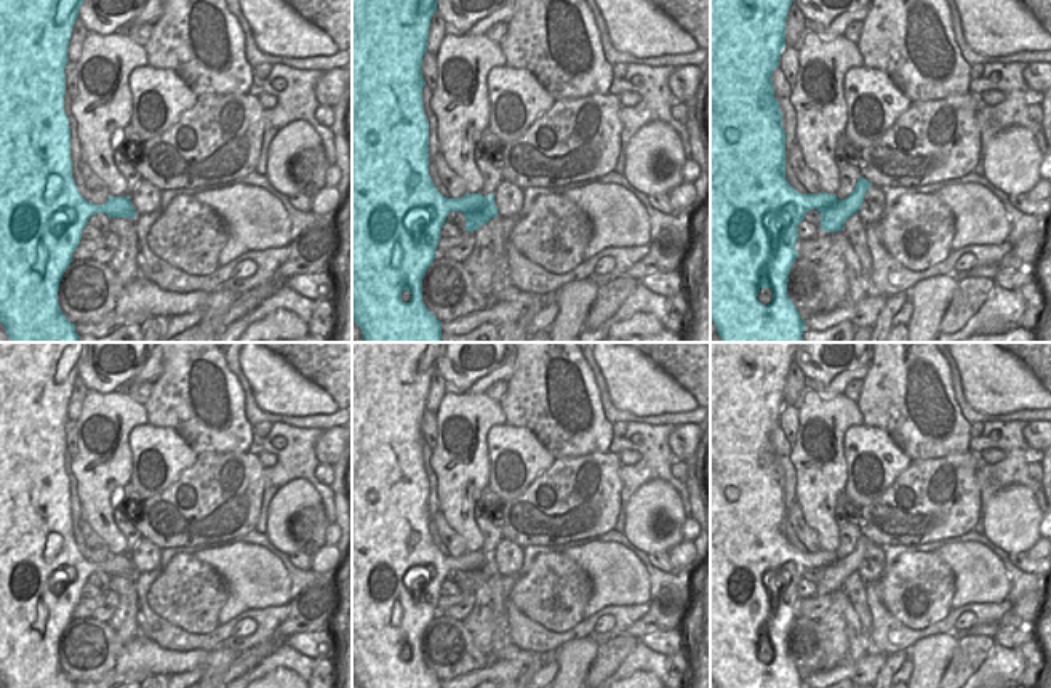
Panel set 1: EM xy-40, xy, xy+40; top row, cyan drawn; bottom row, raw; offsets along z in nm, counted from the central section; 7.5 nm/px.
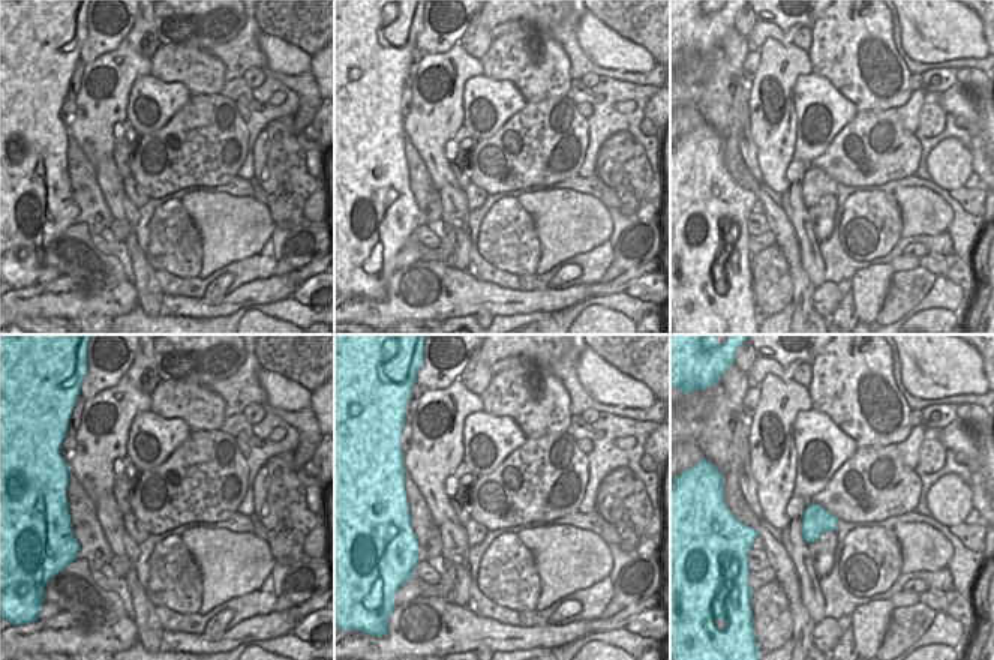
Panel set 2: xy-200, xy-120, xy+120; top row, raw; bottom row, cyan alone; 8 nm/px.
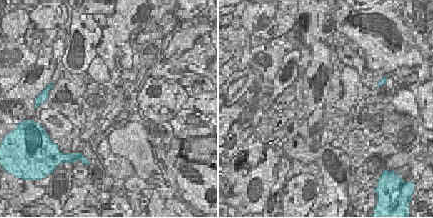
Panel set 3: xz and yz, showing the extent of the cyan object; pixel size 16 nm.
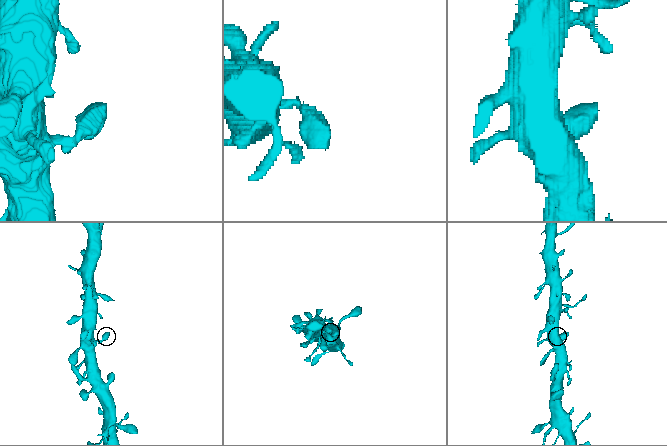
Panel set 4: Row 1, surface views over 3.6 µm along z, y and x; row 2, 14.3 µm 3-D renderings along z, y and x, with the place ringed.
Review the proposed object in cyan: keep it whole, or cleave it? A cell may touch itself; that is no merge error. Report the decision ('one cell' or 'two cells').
two cells

